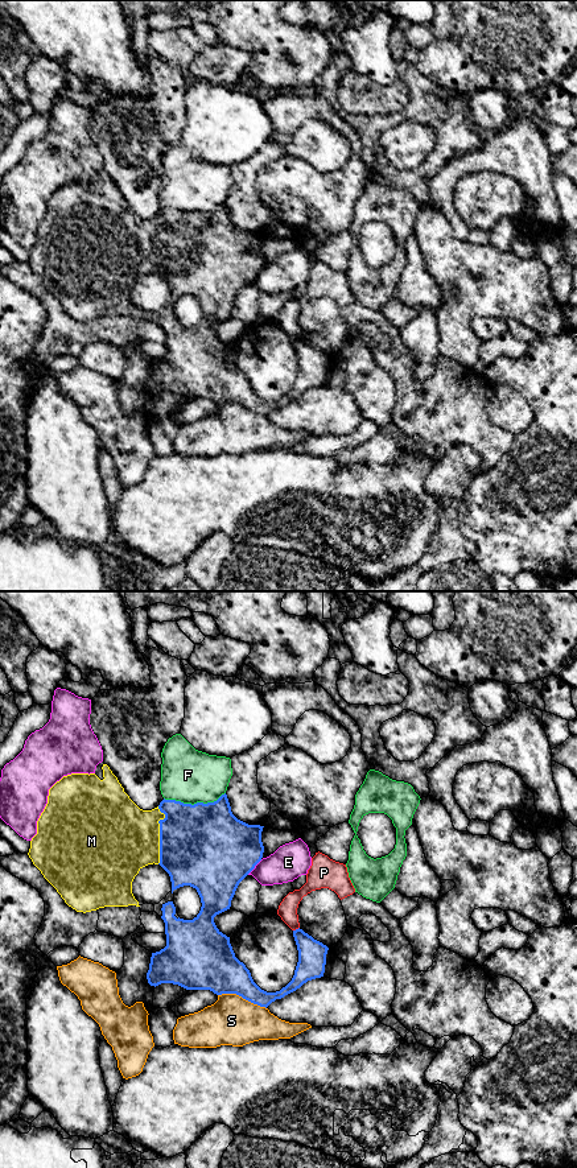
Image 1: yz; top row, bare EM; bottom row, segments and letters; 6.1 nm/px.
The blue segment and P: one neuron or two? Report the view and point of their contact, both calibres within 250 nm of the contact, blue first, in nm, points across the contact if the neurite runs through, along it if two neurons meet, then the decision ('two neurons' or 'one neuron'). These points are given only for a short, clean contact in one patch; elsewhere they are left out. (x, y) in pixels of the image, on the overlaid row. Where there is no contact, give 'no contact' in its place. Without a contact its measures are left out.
meets blue in yz at (296, 929); 180 nm thick on the blue side, 110 nm on the other; border along yz (299, 927), (293, 931); two neurons

